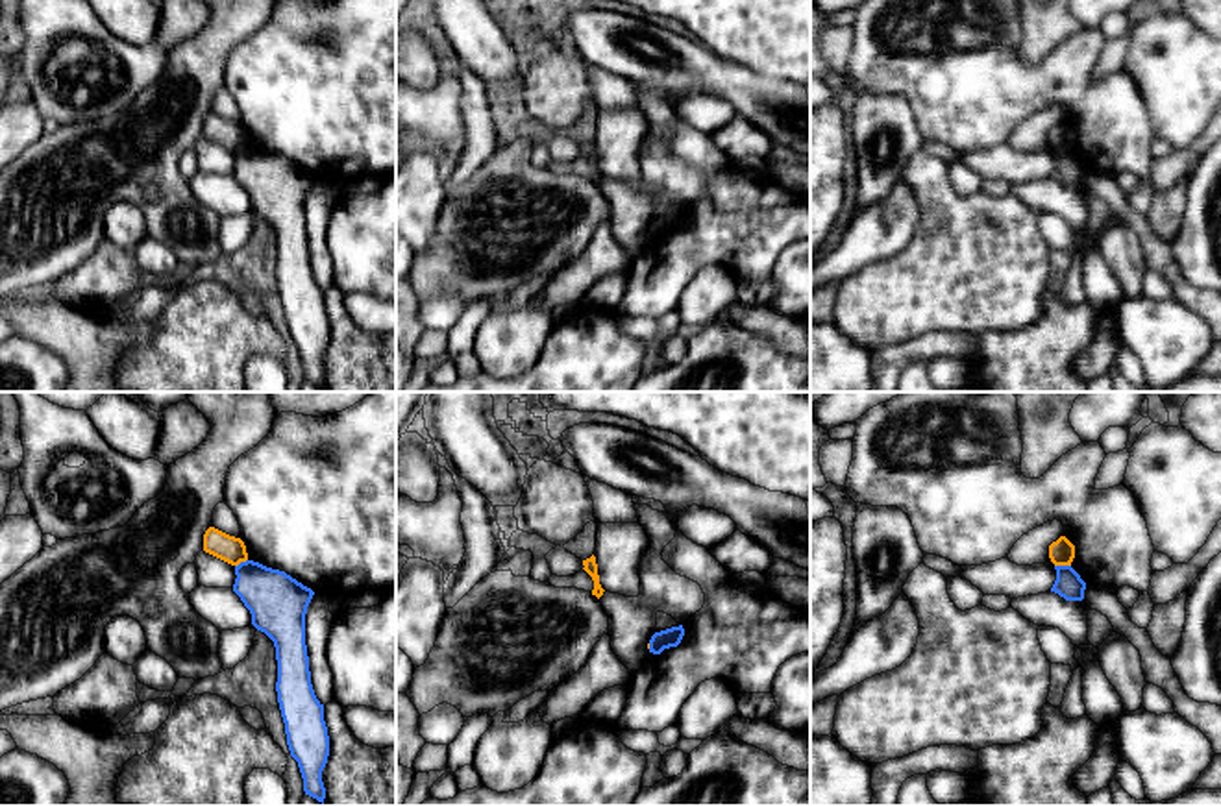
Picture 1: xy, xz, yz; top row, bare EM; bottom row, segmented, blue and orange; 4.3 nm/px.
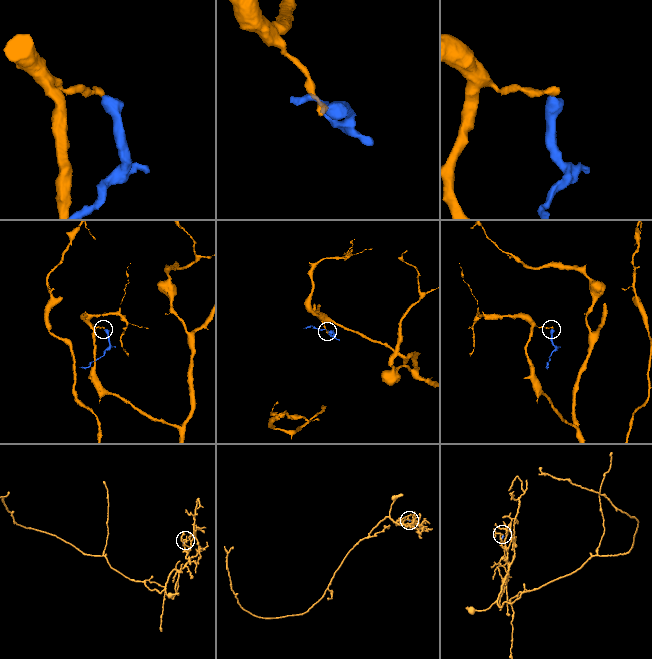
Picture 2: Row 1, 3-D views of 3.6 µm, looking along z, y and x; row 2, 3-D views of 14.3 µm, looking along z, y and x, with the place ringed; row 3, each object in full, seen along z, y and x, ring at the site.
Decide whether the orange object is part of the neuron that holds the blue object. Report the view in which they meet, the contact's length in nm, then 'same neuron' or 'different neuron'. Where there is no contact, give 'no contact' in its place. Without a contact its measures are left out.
contact in yz; length 70 nm; different neuron

